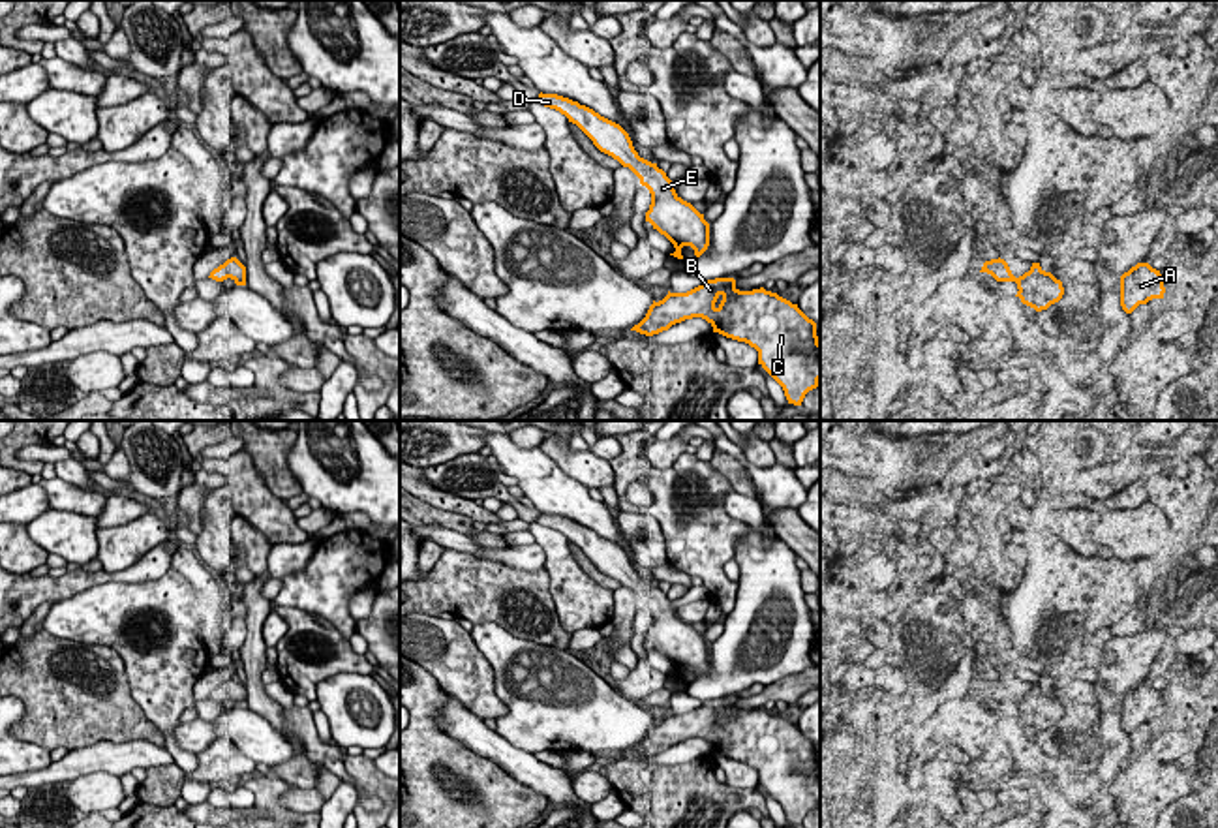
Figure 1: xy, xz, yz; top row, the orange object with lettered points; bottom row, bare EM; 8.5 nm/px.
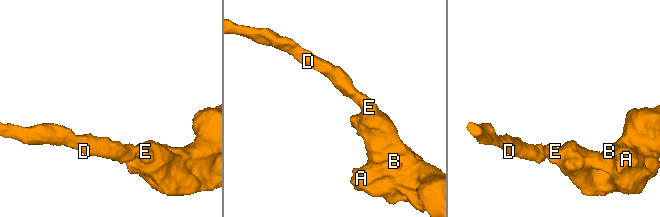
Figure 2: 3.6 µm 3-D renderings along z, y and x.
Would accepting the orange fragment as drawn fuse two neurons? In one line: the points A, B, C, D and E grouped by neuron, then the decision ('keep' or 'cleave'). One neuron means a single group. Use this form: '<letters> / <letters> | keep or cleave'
A B C D E | keep

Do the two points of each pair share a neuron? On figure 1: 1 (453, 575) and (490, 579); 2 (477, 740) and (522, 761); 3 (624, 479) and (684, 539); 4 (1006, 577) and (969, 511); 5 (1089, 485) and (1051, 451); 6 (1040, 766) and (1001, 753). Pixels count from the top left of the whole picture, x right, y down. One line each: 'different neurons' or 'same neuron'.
1: same neuron
2: same neuron
3: same neuron
4: different neurons
5: different neurons
6: different neurons

